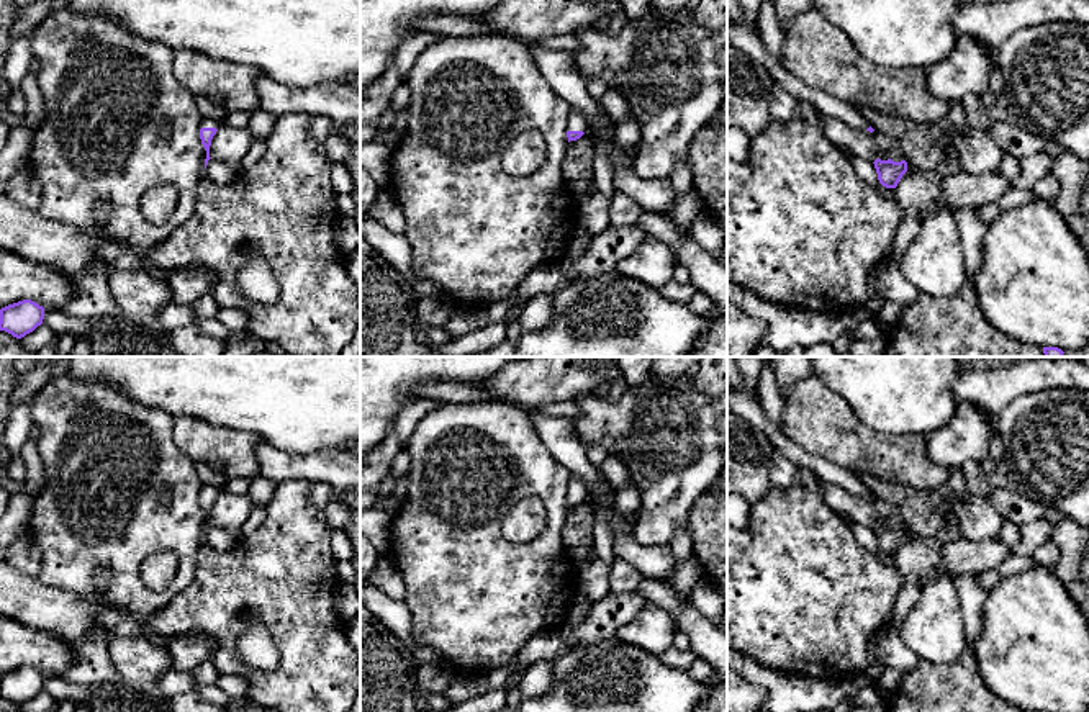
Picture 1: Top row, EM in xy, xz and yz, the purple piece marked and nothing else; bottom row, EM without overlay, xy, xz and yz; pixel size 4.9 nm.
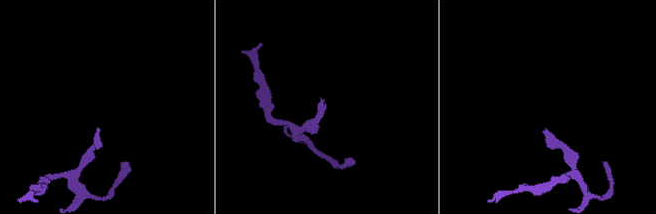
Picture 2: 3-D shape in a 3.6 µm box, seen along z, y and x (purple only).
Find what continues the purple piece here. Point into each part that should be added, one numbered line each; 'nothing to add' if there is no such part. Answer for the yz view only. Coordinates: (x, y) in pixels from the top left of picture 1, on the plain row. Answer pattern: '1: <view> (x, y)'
1: yz (750, 410)

